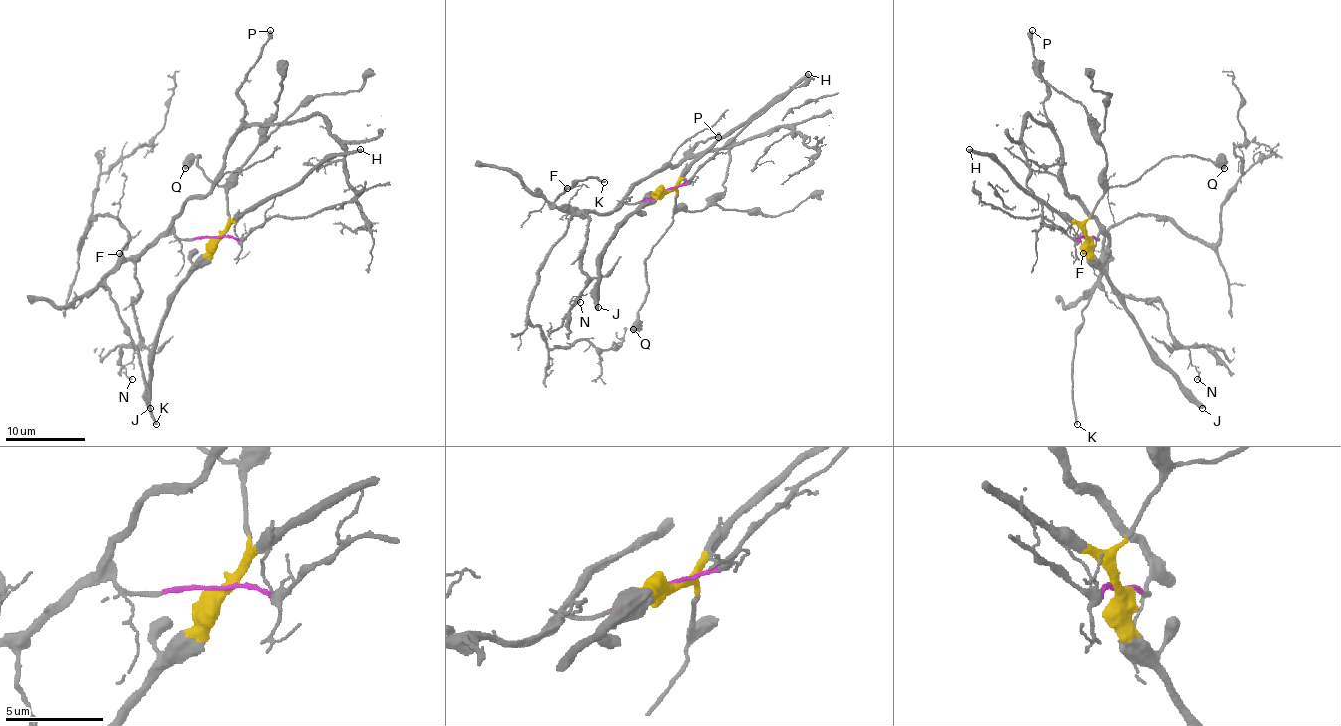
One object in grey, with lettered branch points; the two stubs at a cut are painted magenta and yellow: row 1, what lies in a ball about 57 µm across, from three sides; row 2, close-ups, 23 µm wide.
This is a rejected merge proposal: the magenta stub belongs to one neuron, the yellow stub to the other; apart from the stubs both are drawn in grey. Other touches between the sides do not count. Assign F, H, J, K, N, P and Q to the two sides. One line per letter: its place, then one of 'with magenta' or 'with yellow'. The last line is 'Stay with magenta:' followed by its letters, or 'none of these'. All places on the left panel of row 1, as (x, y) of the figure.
F: place (119, 253); with magenta
H: place (360, 149); with yellow
J: place (150, 408); with yellow
K: place (156, 424); with magenta
N: place (132, 379); with magenta
P: place (270, 30); with magenta
Q: place (185, 168); with yellow
Stay with magenta: F, K, N, P

